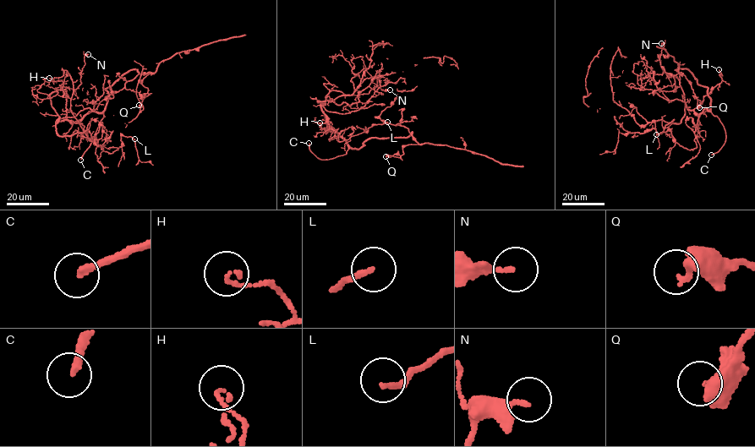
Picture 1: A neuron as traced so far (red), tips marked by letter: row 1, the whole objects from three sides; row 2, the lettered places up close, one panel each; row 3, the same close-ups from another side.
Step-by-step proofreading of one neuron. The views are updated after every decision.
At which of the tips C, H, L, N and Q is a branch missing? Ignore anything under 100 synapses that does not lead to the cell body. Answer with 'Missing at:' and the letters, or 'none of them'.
Missing at: C

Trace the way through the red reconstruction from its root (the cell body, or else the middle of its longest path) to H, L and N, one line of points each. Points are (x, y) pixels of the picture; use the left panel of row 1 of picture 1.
H: (62, 120), (67, 117), (67, 95), (61, 86), (62, 82), (49, 78)
L: (62, 120), (79, 123), (95, 139), (101, 149), (109, 153), (119, 147), (122, 135), (134, 139)
N: (62, 120), (58, 121), (51, 106), (50, 95), (59, 89), (77, 88), (84, 57), (88, 54)

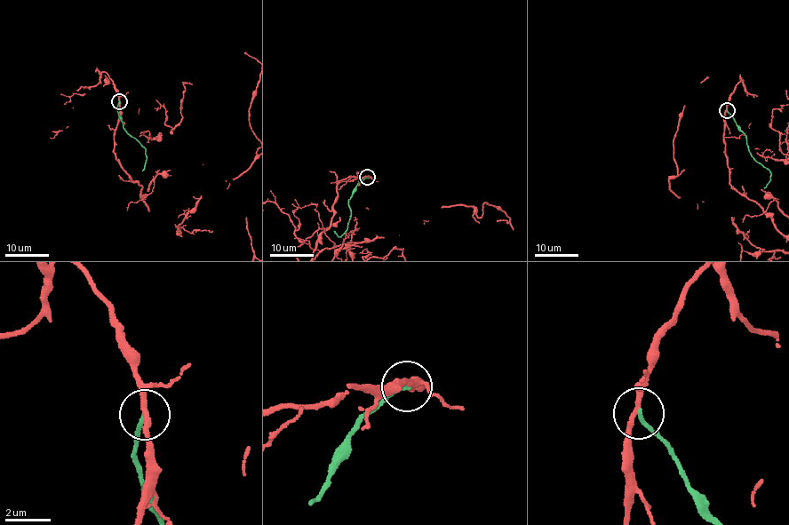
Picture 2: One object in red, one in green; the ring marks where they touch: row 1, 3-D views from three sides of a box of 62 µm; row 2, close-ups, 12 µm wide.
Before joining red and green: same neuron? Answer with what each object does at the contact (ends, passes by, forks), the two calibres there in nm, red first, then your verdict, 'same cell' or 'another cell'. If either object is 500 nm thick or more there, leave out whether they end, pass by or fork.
red passes by | green ends | 220/180 nm | another cell

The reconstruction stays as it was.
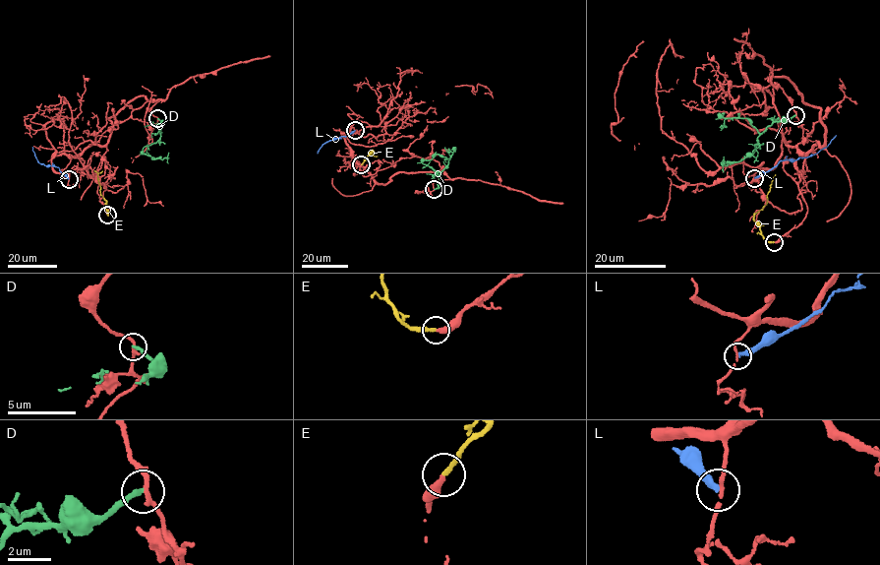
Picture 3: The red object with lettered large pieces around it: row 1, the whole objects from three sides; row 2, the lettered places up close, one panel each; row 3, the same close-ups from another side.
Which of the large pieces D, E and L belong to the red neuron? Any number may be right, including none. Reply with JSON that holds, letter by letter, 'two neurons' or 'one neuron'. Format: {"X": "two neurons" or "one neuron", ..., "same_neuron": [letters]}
{"D": "two neurons", "E": "one neuron", "L": "two neurons", "same_neuron": ["E"]}

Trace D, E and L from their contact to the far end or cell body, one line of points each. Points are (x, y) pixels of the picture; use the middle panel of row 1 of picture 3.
D: (434, 189), (438, 188), (440, 172), (423, 161), (431, 159), (436, 154), (449, 159)
E: (362, 164), (372, 150), (369, 154), (378, 156)
L: (355, 130), (345, 137), (328, 141), (318, 154)

